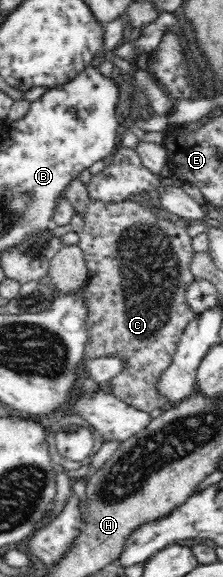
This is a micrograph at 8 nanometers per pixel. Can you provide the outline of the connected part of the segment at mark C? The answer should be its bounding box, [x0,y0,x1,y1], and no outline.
[78,200,196,413]

